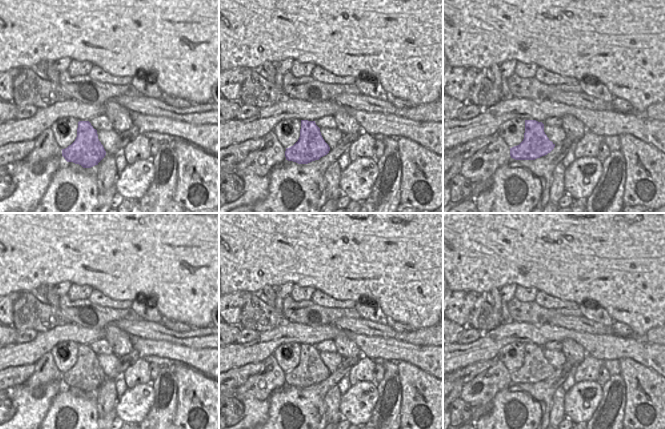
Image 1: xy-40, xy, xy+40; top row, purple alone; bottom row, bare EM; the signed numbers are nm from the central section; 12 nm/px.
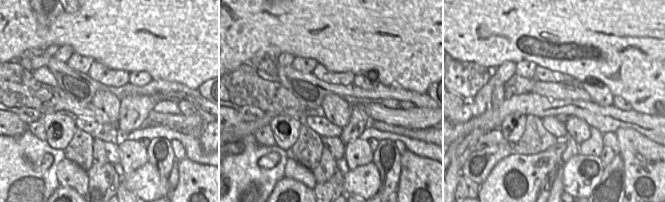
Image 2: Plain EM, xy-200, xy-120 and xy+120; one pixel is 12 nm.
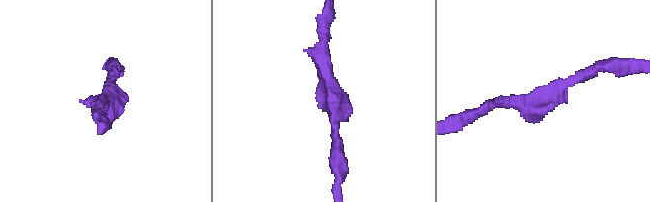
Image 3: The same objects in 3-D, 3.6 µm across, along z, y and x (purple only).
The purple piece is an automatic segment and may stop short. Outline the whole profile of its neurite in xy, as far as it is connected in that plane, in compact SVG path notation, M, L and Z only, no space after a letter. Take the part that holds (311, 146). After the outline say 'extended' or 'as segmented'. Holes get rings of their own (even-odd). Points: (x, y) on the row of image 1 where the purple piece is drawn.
M301 120L300 137L293 146L286 148L285 157L288 161L308 164L319 160L329 151L330 147L323 139L315 121Z | as segmented

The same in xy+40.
M525 120L523 141L510 148L510 156L515 160L535 160L550 153L555 144L544 132L544 124L536 120Z | as segmented

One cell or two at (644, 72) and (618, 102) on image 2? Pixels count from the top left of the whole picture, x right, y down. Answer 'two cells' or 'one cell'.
two cells

